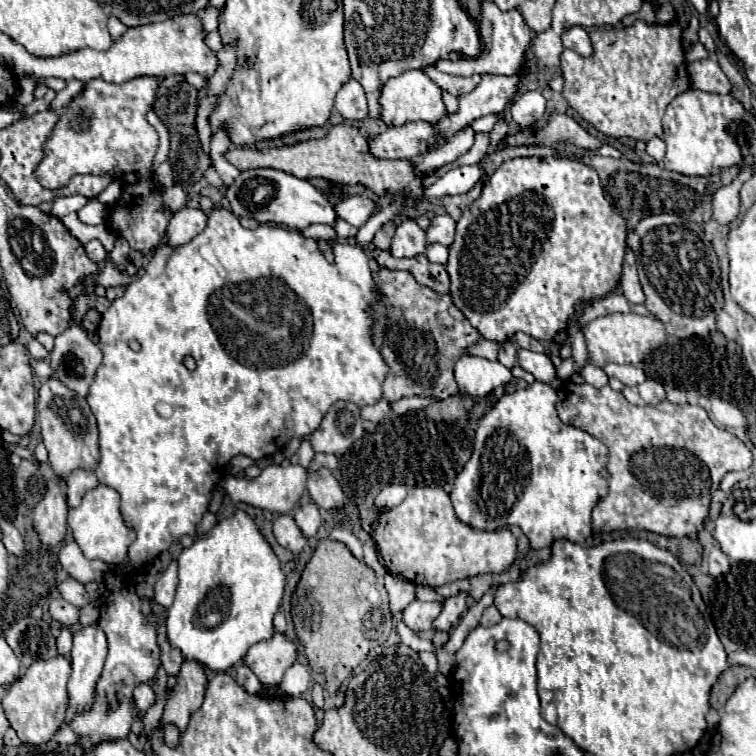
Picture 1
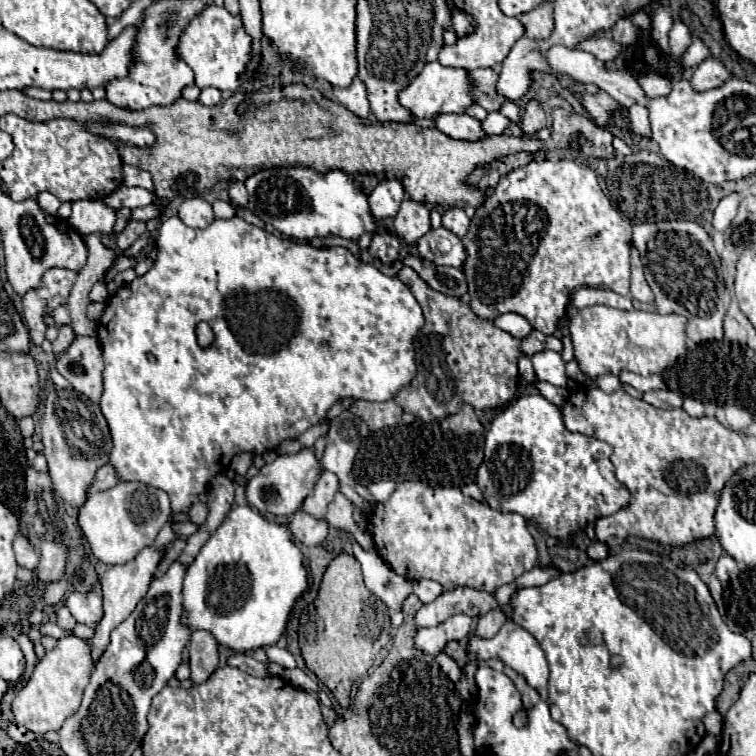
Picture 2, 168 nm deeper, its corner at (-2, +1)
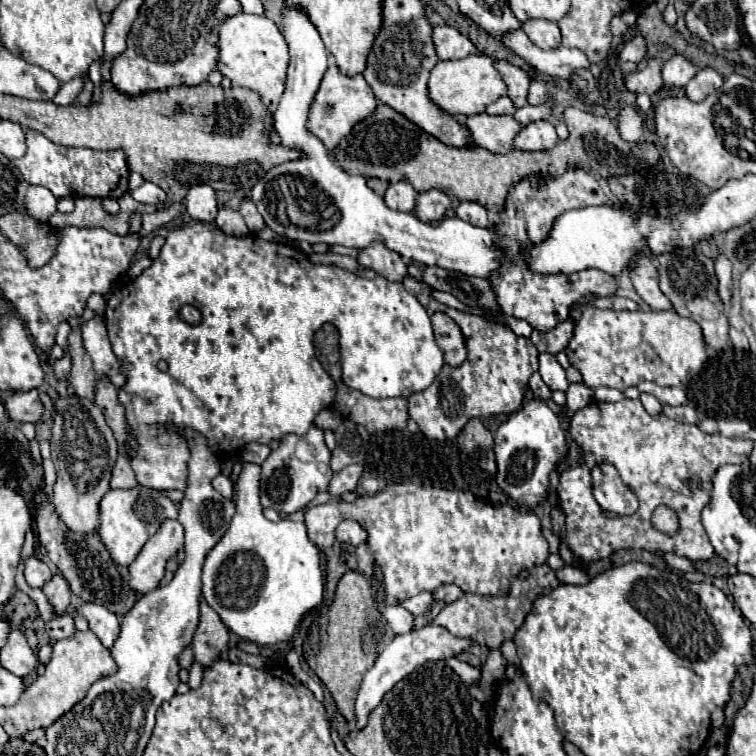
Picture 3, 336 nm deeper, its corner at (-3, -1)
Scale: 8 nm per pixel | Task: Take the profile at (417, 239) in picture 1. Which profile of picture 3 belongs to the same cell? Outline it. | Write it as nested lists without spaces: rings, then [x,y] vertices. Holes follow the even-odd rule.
[[[431,189],[417,195],[413,215],[423,223],[433,223],[433,221],[441,221],[449,207],[451,207],[451,199],[443,195],[443,191]]]

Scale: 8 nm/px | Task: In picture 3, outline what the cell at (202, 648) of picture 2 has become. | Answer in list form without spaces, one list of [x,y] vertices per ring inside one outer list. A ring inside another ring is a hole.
[[[201,599],[201,621],[193,635],[191,649],[193,649],[195,661],[205,669],[209,669],[229,649],[227,627],[223,627],[219,615],[215,615],[215,611],[211,611],[211,607],[203,603],[203,599]]]

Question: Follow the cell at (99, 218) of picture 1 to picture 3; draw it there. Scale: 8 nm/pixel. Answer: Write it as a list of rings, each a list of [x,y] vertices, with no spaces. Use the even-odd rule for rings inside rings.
[[[145,181],[139,189],[129,191],[129,195],[139,203],[151,203],[151,205],[163,203],[163,199],[165,199],[165,191],[161,187],[157,187],[155,183],[149,183],[149,181]]]

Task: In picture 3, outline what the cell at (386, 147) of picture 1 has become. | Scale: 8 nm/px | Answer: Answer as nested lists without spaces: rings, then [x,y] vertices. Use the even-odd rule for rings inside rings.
[[[487,113],[465,117],[463,127],[467,129],[471,141],[493,153],[507,153],[513,149],[513,139],[519,133],[519,123],[511,115],[493,117]]]

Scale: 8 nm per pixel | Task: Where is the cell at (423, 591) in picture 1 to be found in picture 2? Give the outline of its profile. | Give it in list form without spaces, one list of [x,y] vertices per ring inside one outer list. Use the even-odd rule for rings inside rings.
[[[430,579],[414,581],[414,583],[412,583],[412,587],[414,587],[414,593],[418,595],[418,599],[420,599],[422,603],[430,603],[430,601],[434,601],[434,599],[444,591],[440,583],[430,581]]]

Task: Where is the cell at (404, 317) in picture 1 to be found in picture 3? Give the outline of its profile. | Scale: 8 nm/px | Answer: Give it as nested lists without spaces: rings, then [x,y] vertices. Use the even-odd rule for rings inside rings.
[[[411,275],[403,279],[403,285],[411,295],[419,299],[419,303],[427,309],[429,315],[433,311],[447,313],[461,327],[463,337],[465,337],[465,347],[467,347],[467,359],[461,365],[451,367],[445,363],[441,367],[441,373],[435,377],[435,381],[427,389],[407,399],[409,415],[417,421],[425,437],[453,439],[471,417],[489,417],[497,413],[517,411],[523,403],[527,381],[531,373],[537,371],[539,353],[535,345],[527,337],[517,337],[509,327],[491,323],[477,315],[461,313],[453,307],[439,303],[433,297],[431,287],[427,287],[423,281],[417,281]]]

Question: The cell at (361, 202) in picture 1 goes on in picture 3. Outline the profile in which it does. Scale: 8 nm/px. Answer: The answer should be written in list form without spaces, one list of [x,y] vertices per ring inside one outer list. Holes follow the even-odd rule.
[[[407,181],[391,183],[387,193],[385,193],[387,207],[395,209],[395,211],[403,211],[403,213],[411,213],[413,211],[415,199],[417,199],[417,191]]]

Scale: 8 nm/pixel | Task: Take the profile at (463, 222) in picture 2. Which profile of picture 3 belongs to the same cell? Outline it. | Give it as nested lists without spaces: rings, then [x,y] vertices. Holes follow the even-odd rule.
[[[463,201],[455,207],[455,217],[475,225],[475,227],[487,227],[489,219],[487,219],[487,211],[483,205],[473,203],[473,201]]]

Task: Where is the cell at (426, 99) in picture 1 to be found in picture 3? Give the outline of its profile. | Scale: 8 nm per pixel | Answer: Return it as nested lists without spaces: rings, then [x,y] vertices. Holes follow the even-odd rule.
[[[469,55],[459,61],[439,61],[431,71],[427,87],[431,103],[449,115],[483,113],[489,103],[497,101],[507,91],[507,87],[503,87],[503,79],[499,79],[499,73],[493,67],[493,59],[485,55]]]

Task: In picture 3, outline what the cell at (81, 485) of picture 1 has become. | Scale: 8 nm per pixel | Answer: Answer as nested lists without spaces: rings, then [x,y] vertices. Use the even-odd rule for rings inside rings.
[[[119,455],[115,467],[113,467],[113,473],[111,473],[111,489],[129,489],[129,487],[135,487],[137,481],[135,481],[135,475],[127,463],[127,457]]]

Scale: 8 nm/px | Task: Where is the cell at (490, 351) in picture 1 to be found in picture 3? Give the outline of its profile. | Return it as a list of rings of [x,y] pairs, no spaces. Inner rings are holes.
[[[573,319],[571,321],[563,321],[559,323],[559,327],[555,327],[553,331],[549,333],[541,333],[537,329],[533,329],[531,333],[531,341],[533,345],[543,353],[543,351],[549,351],[553,355],[557,355],[559,351],[565,351],[571,335],[573,335]]]

